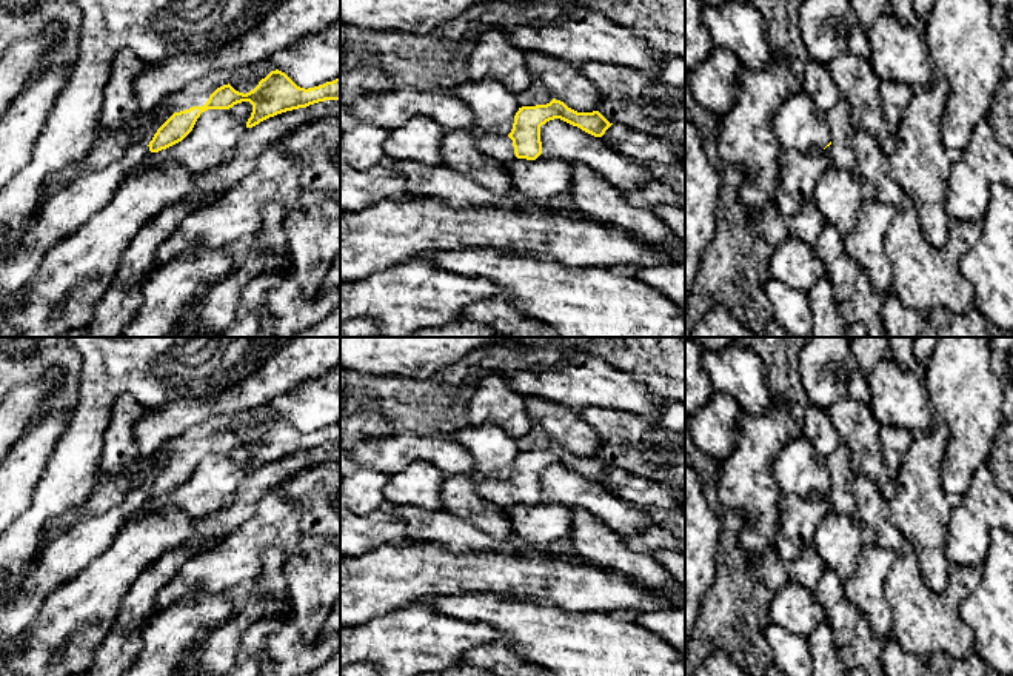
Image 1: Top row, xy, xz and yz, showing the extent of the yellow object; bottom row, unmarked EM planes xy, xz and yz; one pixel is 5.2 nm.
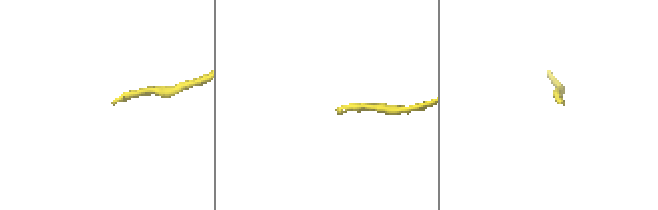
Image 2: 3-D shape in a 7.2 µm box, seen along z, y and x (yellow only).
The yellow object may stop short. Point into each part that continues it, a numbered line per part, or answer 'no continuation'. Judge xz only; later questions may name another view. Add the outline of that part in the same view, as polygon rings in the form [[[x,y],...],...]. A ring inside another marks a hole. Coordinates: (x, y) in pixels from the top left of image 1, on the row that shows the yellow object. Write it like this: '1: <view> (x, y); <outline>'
1: xz (499, 148); [[[483,134],[477,137],[476,145],[480,152],[499,163],[508,163],[517,159],[513,140],[508,136]]]

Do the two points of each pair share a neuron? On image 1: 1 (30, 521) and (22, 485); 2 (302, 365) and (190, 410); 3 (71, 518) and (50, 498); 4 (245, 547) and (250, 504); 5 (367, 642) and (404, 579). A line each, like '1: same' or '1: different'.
1: different
2: same
3: different
4: different
5: different

